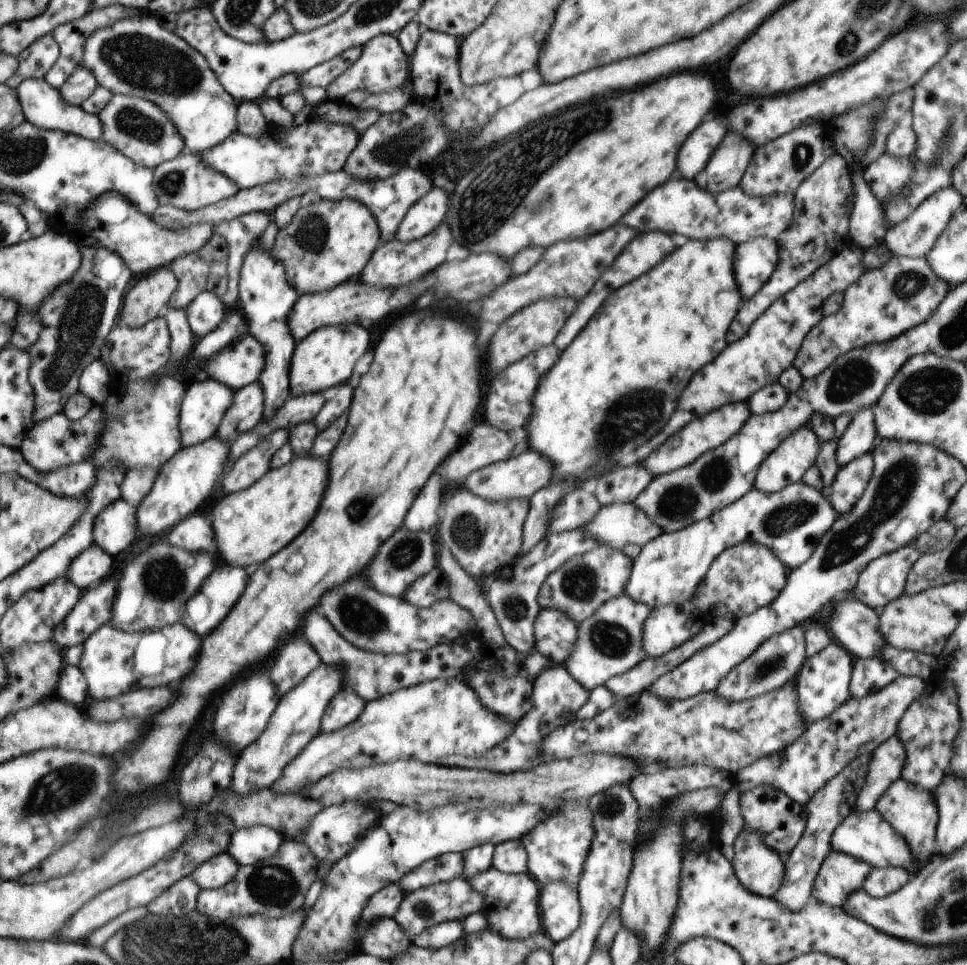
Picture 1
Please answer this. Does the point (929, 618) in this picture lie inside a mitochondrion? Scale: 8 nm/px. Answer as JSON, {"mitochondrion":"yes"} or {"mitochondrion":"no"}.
{"mitochondrion":"no"}

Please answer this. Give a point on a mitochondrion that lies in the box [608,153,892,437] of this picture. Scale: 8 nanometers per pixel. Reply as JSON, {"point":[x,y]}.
{"point":[855,376]}

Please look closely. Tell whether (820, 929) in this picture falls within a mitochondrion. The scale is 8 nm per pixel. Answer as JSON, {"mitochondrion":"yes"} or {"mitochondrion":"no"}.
{"mitochondrion":"yes"}

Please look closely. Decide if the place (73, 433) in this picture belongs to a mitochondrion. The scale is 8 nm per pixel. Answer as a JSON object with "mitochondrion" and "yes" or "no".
{"mitochondrion":"no"}

